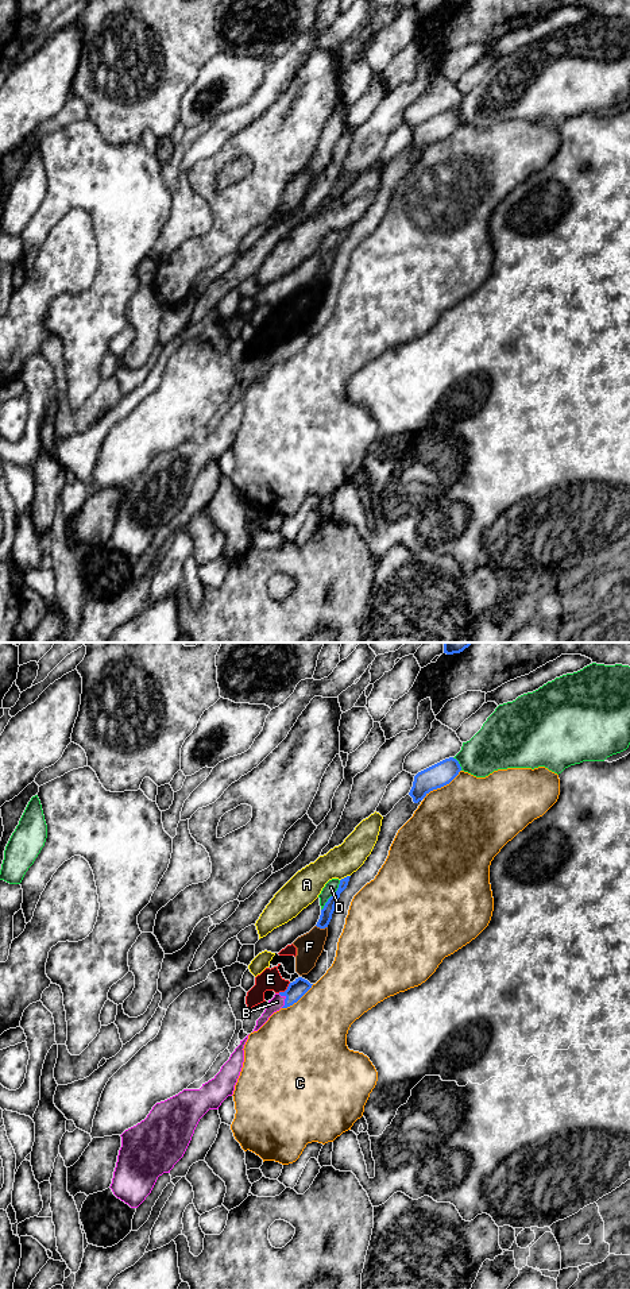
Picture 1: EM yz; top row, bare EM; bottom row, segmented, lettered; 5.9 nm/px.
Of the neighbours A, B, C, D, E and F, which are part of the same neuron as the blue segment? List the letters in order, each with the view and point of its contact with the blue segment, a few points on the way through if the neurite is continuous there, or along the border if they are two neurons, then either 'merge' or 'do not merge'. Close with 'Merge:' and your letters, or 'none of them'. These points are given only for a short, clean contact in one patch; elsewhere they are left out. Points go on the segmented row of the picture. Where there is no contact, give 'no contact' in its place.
A: yz (344, 878) | do not merge
B: yz (285, 999) | merge
C: yz (441, 786) | do not merge
D: yz (333, 895) | do not merge
E: yz (286, 990) | along yz (290, 983), (283, 991), (278, 992) | do not merge
F: yz (321, 927) | along yz (316, 925), (327, 927) | do not merge
Merge: B

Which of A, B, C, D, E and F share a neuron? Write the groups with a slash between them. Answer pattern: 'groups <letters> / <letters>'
groups A / B / C / D / E F

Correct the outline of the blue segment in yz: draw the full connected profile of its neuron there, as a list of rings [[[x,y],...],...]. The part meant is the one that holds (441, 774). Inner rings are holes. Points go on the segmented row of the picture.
[[[453,757],[445,759],[414,776],[409,795],[414,803],[422,800],[430,791],[449,784],[461,771],[459,761]]]

